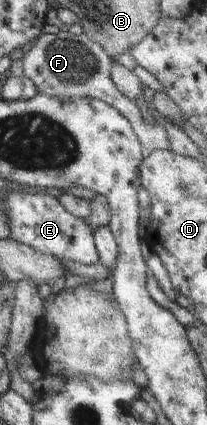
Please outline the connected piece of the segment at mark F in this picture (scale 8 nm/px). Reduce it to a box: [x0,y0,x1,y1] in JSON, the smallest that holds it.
[21,29,170,155]

